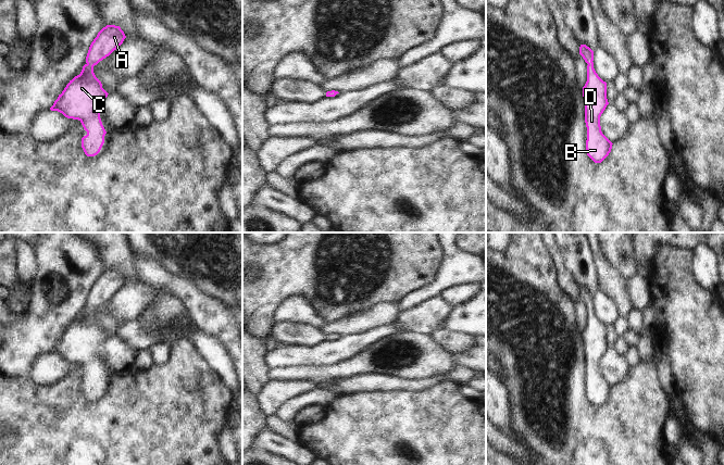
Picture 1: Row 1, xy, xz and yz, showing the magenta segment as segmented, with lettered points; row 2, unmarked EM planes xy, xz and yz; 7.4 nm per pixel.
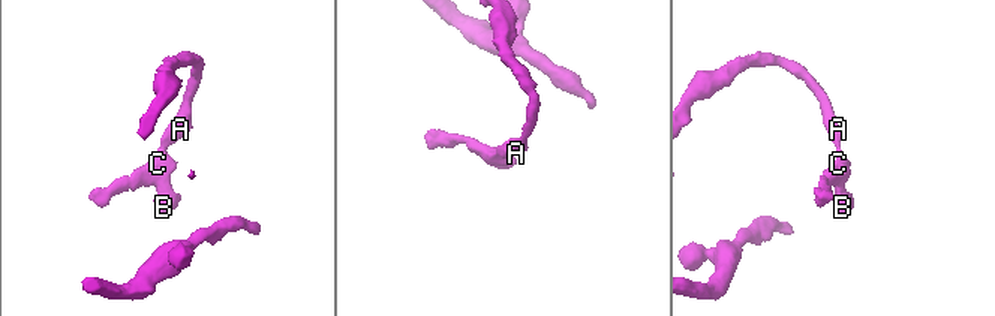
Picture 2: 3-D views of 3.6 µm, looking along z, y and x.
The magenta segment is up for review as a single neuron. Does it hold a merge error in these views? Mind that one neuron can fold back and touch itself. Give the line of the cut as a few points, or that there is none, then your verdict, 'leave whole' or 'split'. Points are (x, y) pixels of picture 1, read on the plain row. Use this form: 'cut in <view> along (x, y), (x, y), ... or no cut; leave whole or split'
no cut; leave whole

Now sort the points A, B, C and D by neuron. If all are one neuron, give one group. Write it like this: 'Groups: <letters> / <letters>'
Groups: A B C D.

